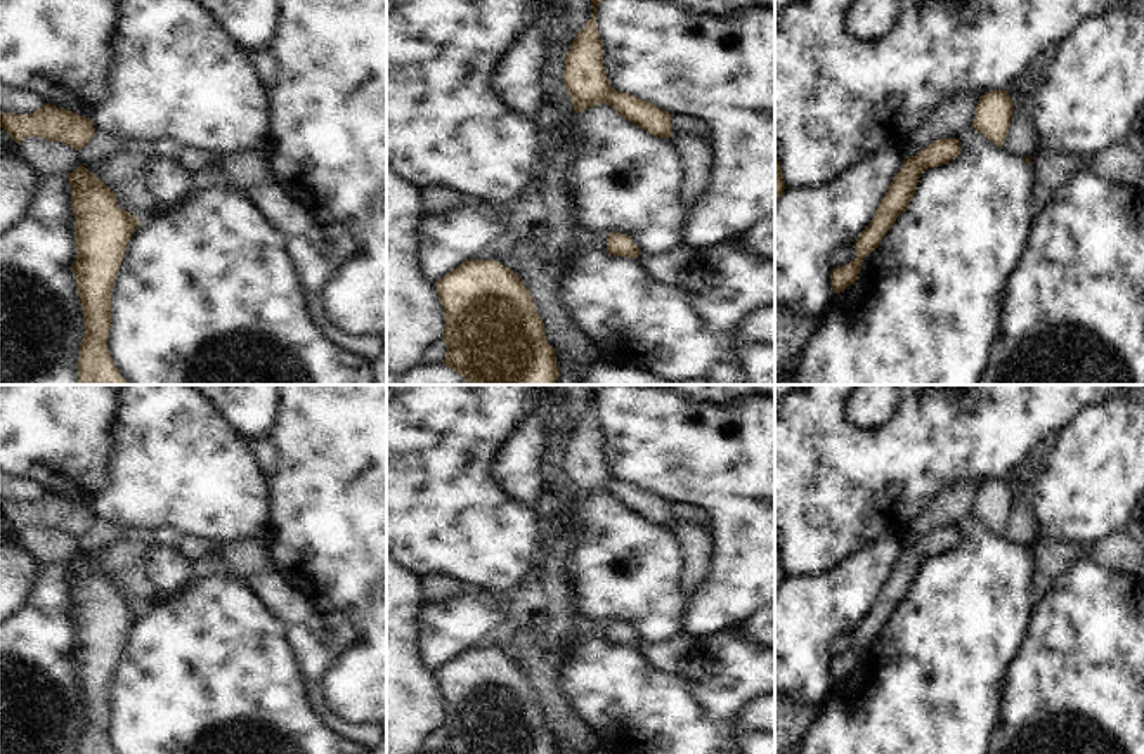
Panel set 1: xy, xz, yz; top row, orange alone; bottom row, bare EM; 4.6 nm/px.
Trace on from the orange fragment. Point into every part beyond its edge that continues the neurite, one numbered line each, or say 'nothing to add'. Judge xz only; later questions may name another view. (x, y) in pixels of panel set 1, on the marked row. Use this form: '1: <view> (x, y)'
1: xz (669, 267)

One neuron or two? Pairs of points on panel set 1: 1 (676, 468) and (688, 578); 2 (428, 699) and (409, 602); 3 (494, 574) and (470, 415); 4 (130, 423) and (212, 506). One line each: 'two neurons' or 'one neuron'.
1: two neurons
2: one neuron
3: one neuron
4: one neuron

